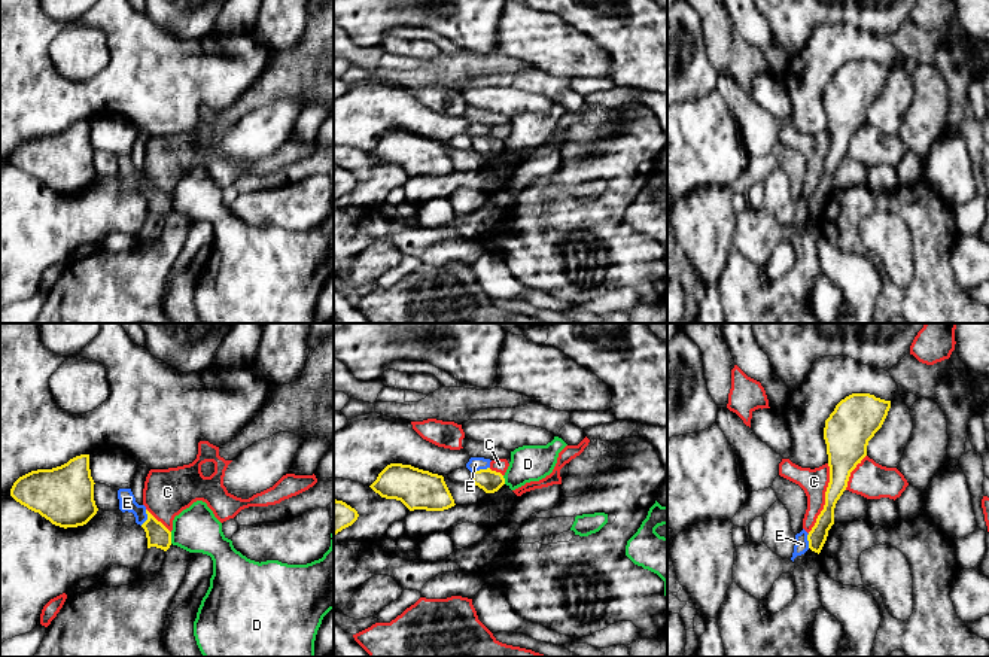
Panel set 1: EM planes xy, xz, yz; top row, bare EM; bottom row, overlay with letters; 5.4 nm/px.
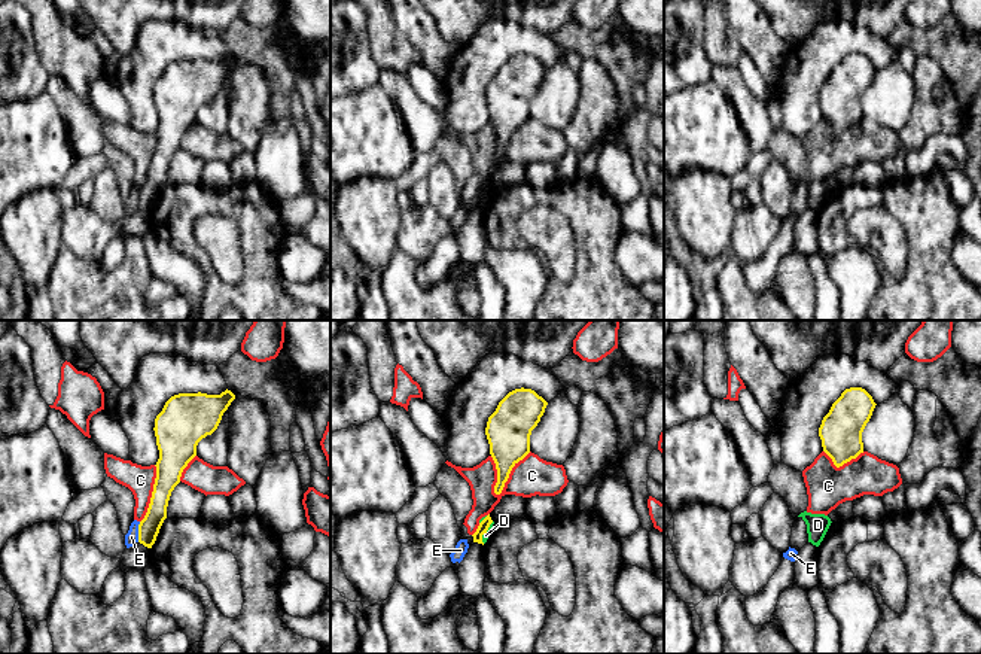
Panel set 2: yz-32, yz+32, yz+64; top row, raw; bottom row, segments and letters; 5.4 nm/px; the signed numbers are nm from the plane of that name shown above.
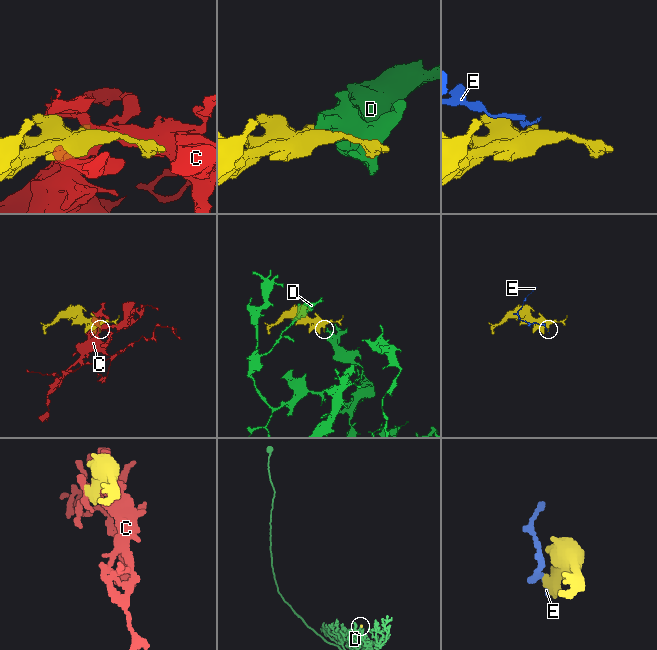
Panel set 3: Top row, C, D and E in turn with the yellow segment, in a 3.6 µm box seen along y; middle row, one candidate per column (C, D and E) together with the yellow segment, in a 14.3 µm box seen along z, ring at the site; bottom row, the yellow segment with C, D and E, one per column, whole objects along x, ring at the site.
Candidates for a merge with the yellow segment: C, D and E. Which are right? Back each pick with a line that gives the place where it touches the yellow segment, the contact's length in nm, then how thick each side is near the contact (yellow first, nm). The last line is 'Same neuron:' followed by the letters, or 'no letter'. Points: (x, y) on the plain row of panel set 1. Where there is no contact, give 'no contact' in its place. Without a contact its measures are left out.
Same neuron: no letter

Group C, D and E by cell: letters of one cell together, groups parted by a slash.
C / D / E

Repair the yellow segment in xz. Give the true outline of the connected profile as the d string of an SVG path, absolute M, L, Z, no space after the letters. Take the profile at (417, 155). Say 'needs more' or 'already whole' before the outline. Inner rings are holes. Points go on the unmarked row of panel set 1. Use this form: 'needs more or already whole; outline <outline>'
already whole; outline M387 131L369 153L381 164L401 167L410 177L444 177L456 171L442 142L411 131Z

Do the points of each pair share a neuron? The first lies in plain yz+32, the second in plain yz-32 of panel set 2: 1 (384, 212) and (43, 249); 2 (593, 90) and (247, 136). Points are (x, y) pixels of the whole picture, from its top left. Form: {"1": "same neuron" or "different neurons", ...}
{"1": "same neuron", "2": "same neuron"}

